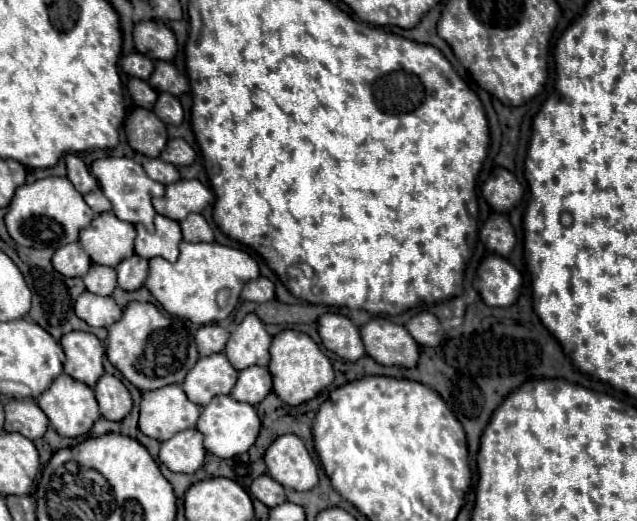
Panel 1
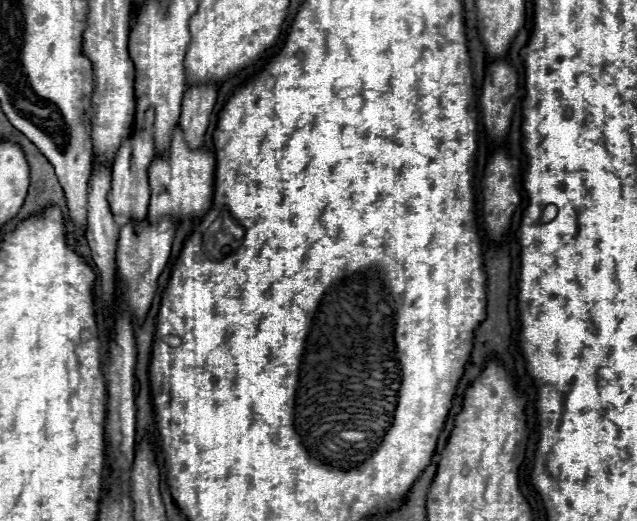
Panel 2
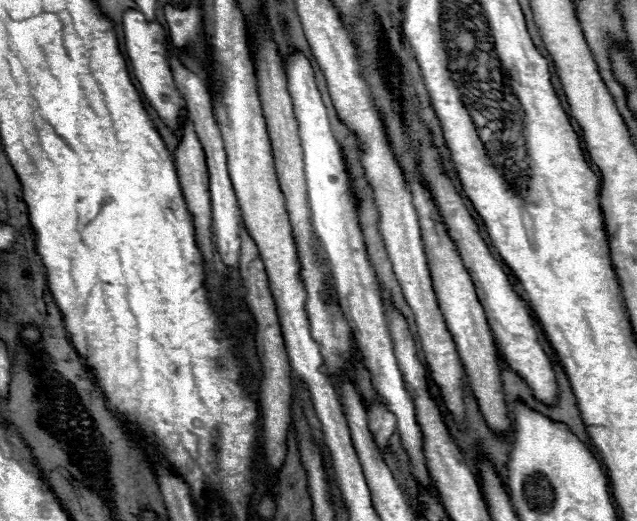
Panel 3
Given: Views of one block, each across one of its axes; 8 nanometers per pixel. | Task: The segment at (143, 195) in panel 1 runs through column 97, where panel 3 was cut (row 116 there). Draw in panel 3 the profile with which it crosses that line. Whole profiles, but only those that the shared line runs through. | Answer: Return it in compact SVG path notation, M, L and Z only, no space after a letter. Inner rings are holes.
M126 10L124 18L122 18L122 26L124 26L126 54L128 54L130 62L132 62L134 78L138 80L142 94L154 106L158 116L172 130L178 132L178 128L180 128L180 120L178 118L180 118L180 112L184 112L184 100L178 96L178 92L174 88L172 72L170 72L170 66L168 66L168 60L166 60L166 50L162 46L168 40L166 38L166 30L158 22L146 22L142 12L138 12L138 10Z

